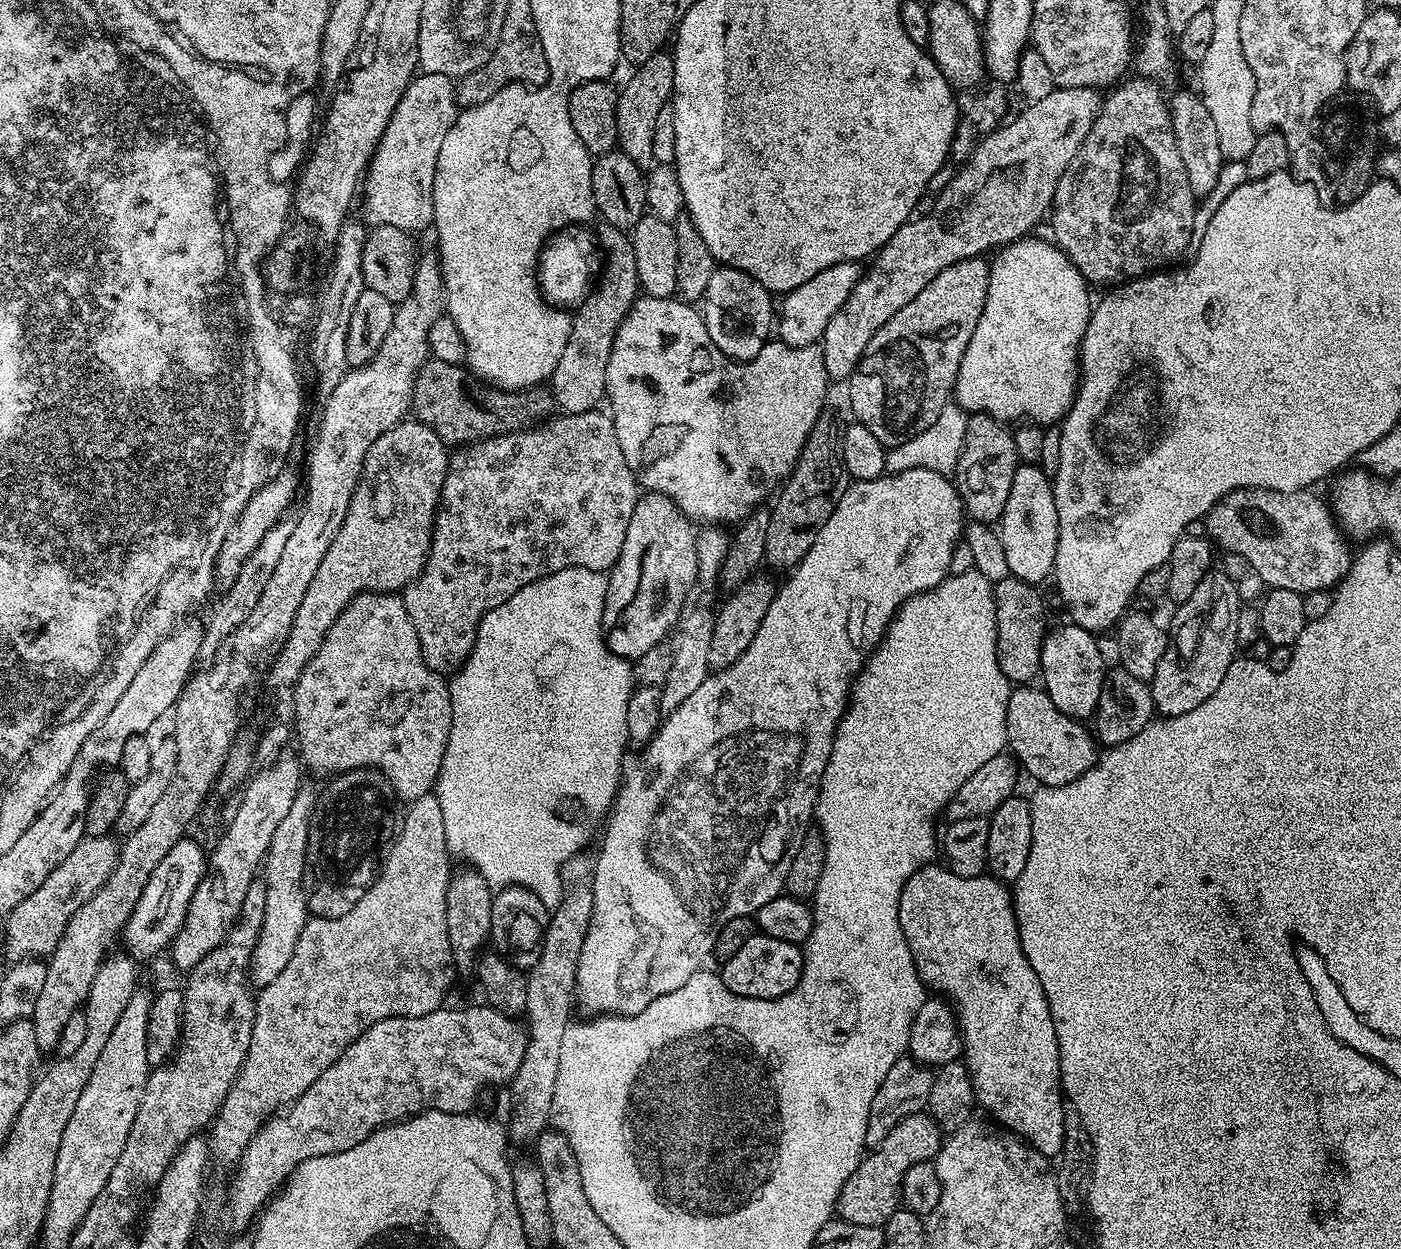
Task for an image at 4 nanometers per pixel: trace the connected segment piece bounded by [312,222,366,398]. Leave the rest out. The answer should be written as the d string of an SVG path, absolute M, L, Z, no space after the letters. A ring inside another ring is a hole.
M345 222L342 230L334 241L336 253L332 256L332 273L328 276L328 285L320 296L320 309L314 312L314 325L312 330L312 362L316 366L316 392L320 398L328 397L338 386L338 382L346 374L346 361L344 359L344 330L348 326L354 302L358 302L358 294L365 290L360 259L366 228L363 223L352 224Z

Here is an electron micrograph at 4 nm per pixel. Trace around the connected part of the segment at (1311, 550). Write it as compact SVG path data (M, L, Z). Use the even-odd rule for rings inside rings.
M1235 488L1233 492L1228 492L1224 495L1224 497L1209 510L1206 517L1206 525L1208 524L1209 532L1207 532L1207 535L1210 537L1213 545L1219 546L1219 544L1221 544L1225 553L1233 552L1234 554L1240 554L1246 558L1251 571L1255 573L1256 576L1257 574L1260 575L1261 578L1268 583L1267 587L1269 589L1285 588L1286 590L1294 590L1301 594L1318 591L1320 589L1335 589L1340 581L1348 575L1354 563L1354 556L1353 553L1348 553L1348 547L1350 547L1349 541L1346 539L1340 525L1336 523L1331 507L1329 507L1325 501L1323 504L1314 493L1315 491L1312 490L1301 490L1298 492L1278 492L1275 493L1274 496L1269 488Z

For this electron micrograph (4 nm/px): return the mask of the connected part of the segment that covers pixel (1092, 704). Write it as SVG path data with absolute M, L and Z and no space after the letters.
M1065 622L1061 628L1053 627L1044 638L1042 646L1042 688L1045 690L1062 714L1072 716L1081 722L1087 721L1095 713L1098 698L1106 675L1104 656L1100 653L1100 644L1093 633L1082 626Z

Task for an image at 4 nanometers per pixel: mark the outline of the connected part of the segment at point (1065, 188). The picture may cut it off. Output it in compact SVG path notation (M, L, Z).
M1125 79L1107 93L1109 96L1101 103L1100 113L1090 126L1074 162L1070 162L1066 174L1058 178L1052 199L1051 235L1093 285L1119 286L1130 280L1139 280L1142 276L1175 265L1175 260L1191 249L1198 199L1191 193L1186 168L1179 154L1169 101L1160 93L1158 85L1151 84L1151 79L1138 79Z

